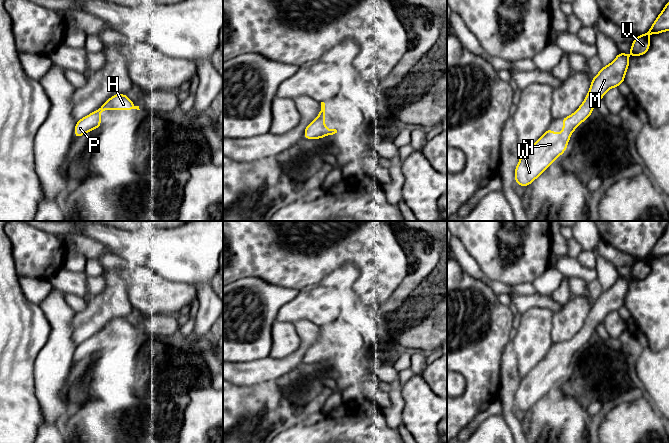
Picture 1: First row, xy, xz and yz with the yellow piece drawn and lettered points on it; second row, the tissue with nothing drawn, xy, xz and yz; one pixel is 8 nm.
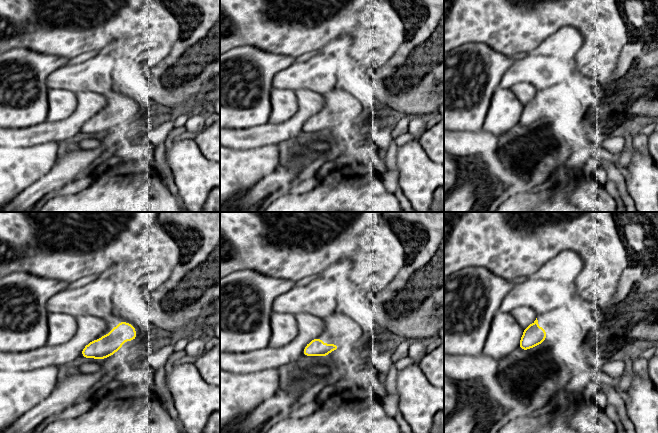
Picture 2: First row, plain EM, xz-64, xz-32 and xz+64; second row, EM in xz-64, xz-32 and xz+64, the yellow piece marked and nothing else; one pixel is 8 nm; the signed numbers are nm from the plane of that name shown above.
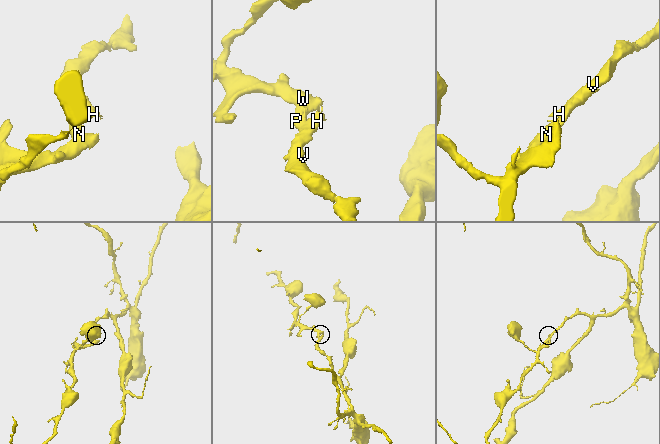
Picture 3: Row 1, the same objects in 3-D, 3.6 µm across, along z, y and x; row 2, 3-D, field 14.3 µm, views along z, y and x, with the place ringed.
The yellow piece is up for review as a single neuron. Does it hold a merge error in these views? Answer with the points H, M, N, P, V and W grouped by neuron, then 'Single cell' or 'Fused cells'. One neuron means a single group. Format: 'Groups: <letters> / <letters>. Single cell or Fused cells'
Groups: H M N P V W. Single cell

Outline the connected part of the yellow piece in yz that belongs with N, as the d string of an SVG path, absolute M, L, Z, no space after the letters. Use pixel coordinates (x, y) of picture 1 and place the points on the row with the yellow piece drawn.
M619 52L612 63L602 67L591 81L589 92L582 105L572 115L562 118L563 132L554 133L551 129L547 129L542 137L520 157L514 178L518 185L526 187L531 184L565 152L571 133L580 123L589 118L593 108L609 89L618 87L624 82L628 66L629 56Z

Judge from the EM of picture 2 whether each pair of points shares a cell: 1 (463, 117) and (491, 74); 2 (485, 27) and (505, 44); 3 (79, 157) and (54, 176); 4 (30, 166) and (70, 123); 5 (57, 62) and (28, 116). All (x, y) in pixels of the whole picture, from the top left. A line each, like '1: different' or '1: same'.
1: same
2: same
3: same
4: different
5: same

